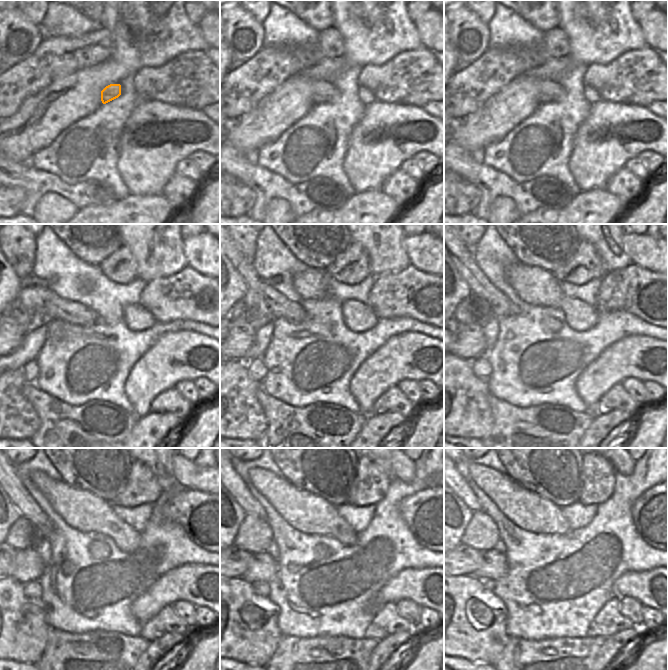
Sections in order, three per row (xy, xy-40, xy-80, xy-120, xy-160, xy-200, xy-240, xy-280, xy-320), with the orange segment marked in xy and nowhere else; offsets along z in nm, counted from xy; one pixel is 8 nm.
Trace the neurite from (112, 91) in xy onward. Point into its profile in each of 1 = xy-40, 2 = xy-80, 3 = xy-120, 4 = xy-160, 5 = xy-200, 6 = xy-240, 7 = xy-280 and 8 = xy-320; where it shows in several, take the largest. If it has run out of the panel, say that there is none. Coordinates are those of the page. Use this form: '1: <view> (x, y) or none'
1: xy-40 (323, 91)
2: xy-80 (547, 91)
3: xy-120 (60, 309)
4: xy-160 (280, 307)
5: xy-200 (480, 287)
6: xy-240 (22, 500)
7: xy-280 (240, 491)
8: xy-320 (464, 492)

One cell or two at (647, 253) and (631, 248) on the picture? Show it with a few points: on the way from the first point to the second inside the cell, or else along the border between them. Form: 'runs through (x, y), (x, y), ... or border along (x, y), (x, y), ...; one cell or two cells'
runs through (643, 250), (635, 248); one cell

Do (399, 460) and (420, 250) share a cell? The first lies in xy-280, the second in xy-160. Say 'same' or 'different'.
same

